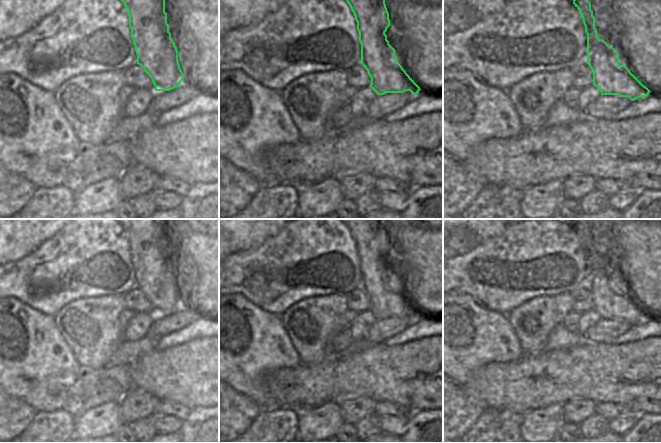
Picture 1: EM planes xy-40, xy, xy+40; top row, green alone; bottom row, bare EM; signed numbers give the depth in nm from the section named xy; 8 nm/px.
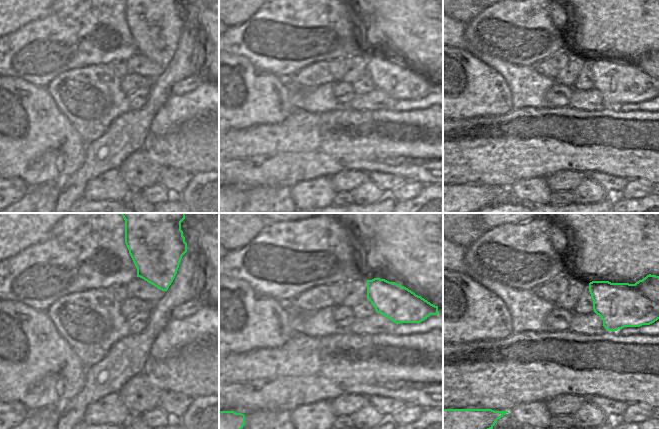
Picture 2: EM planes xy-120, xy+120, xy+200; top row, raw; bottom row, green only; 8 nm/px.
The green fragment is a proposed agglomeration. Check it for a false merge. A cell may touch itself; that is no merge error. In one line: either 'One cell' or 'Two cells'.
One cell.

